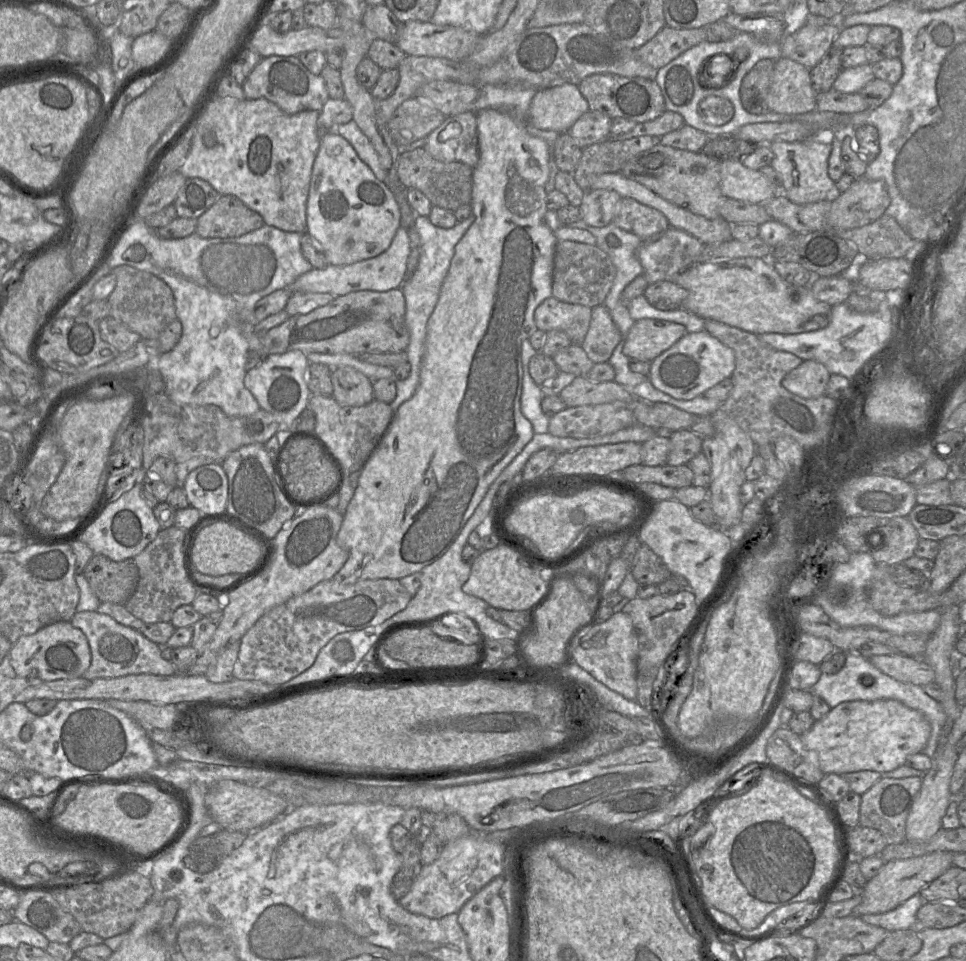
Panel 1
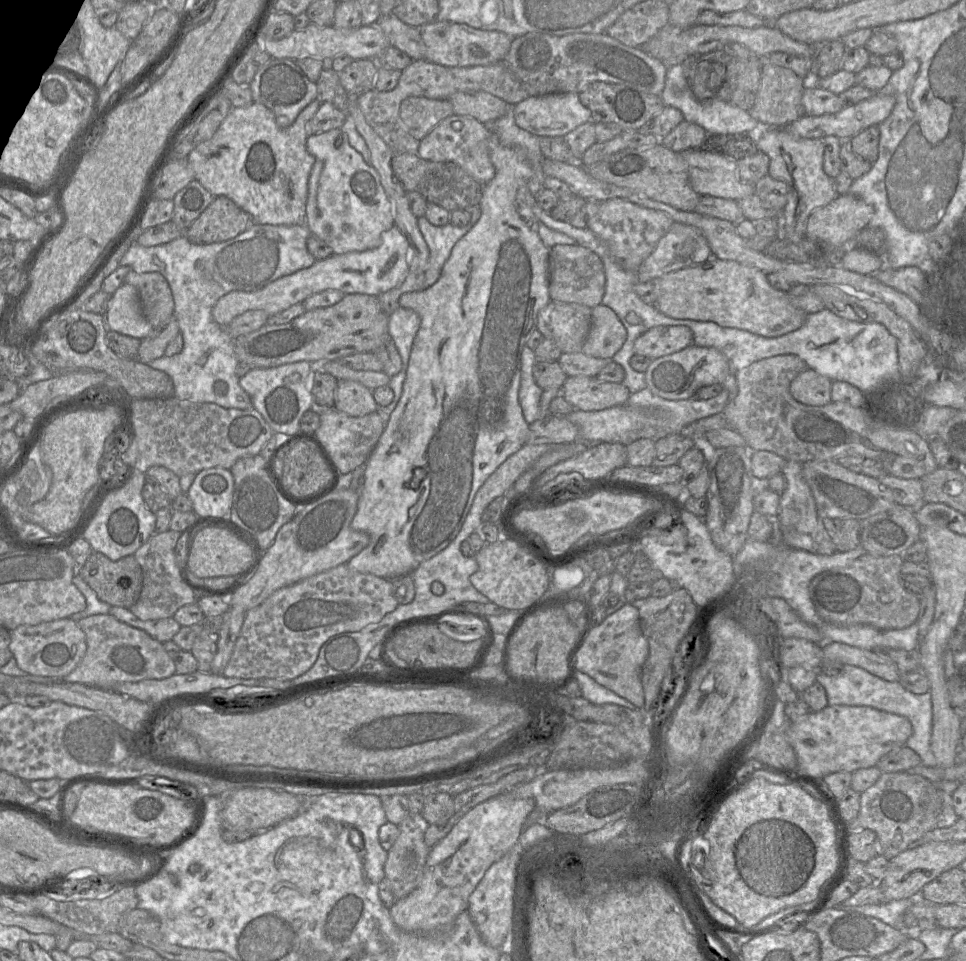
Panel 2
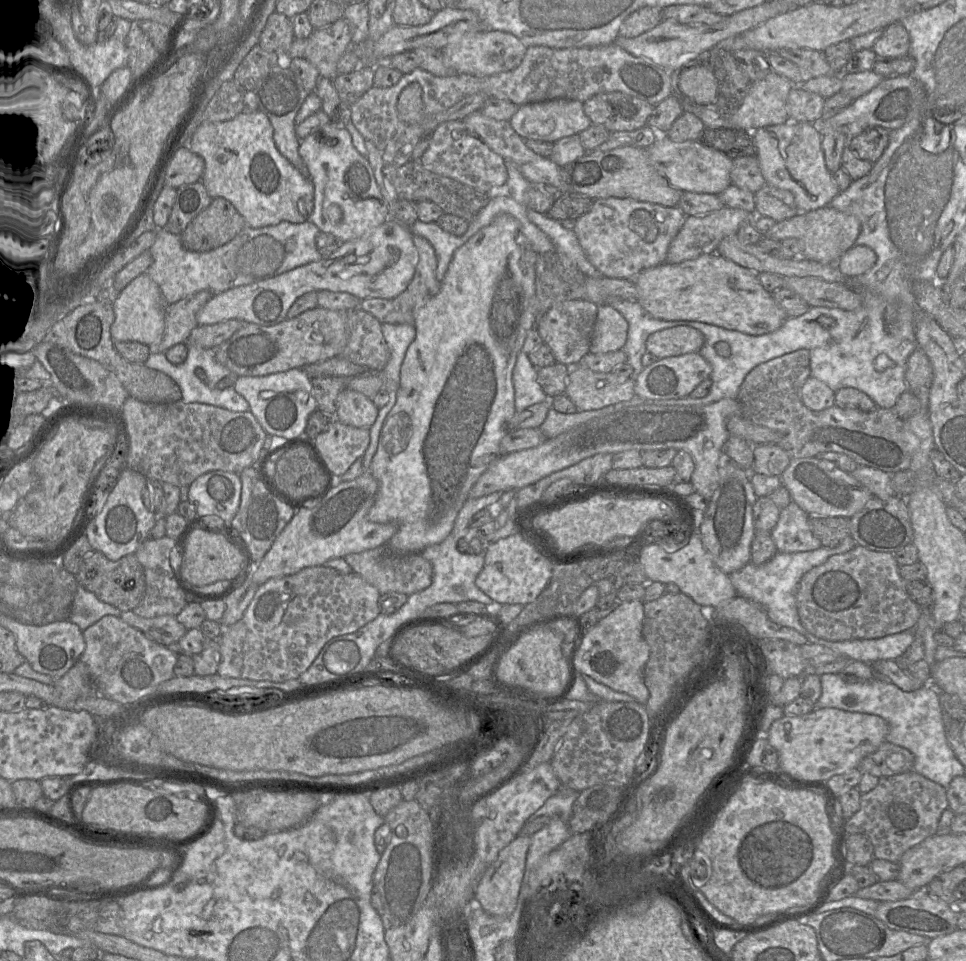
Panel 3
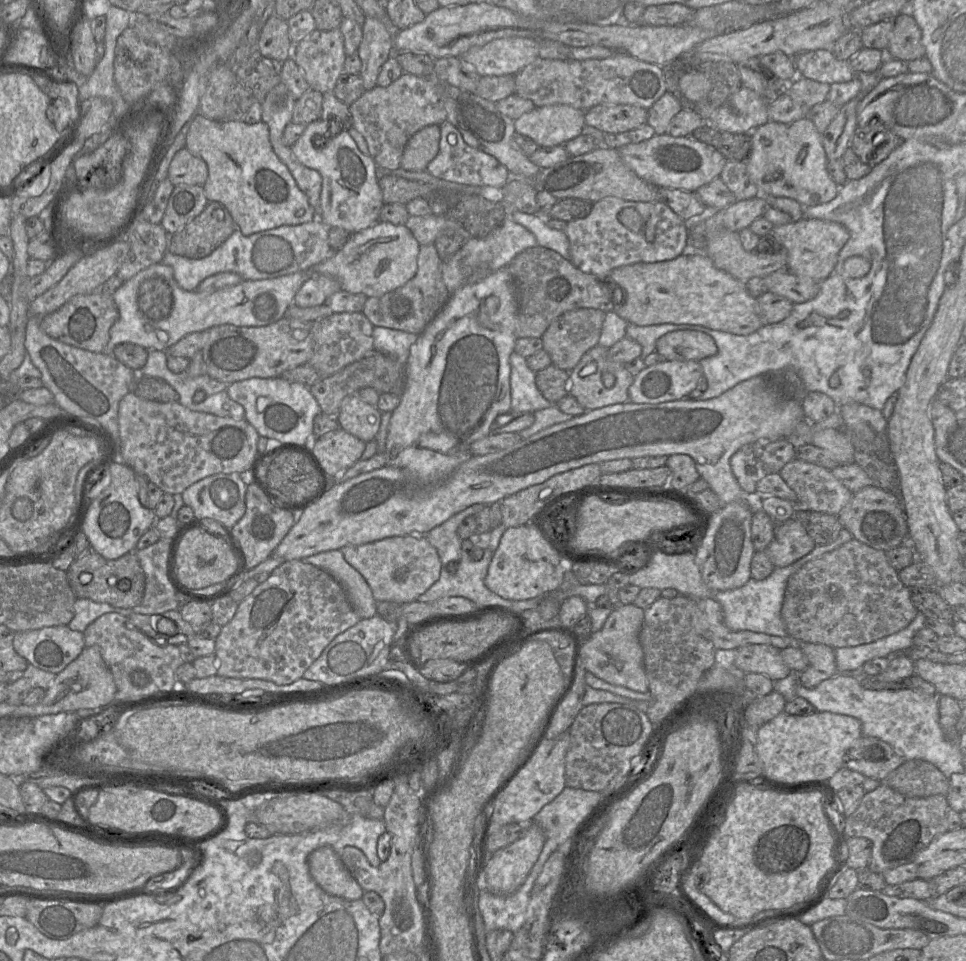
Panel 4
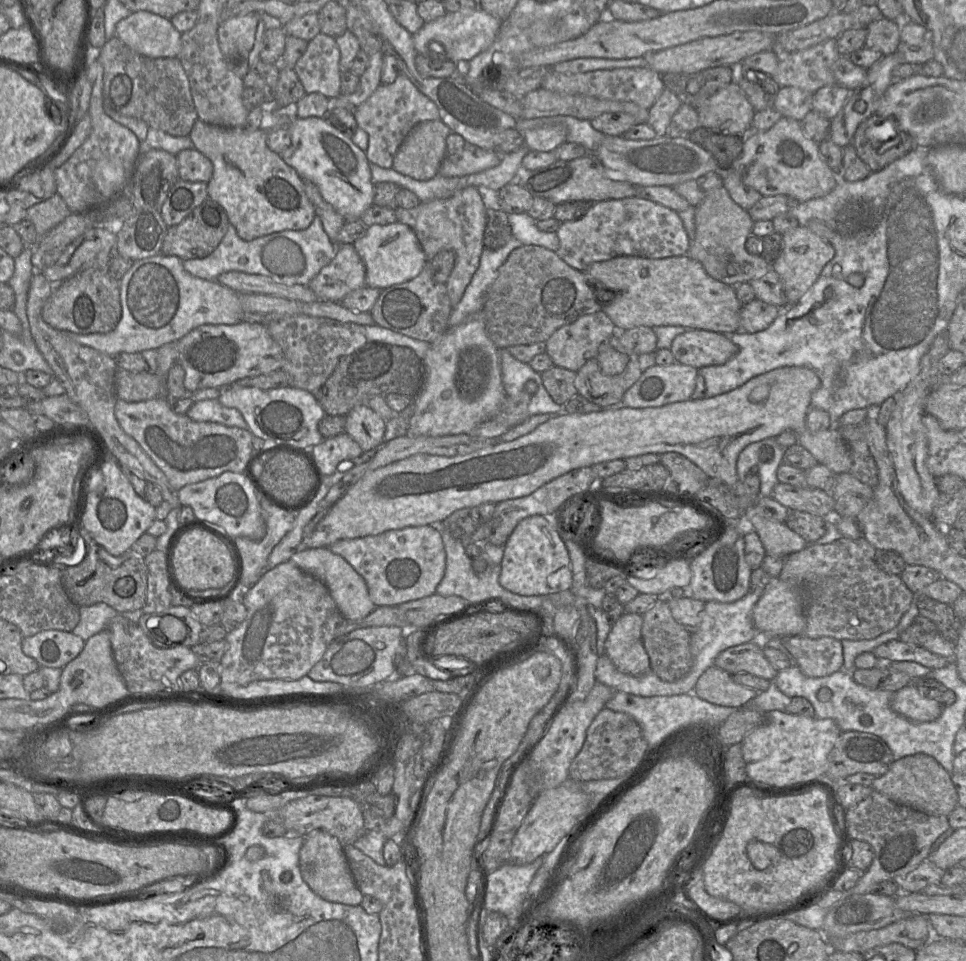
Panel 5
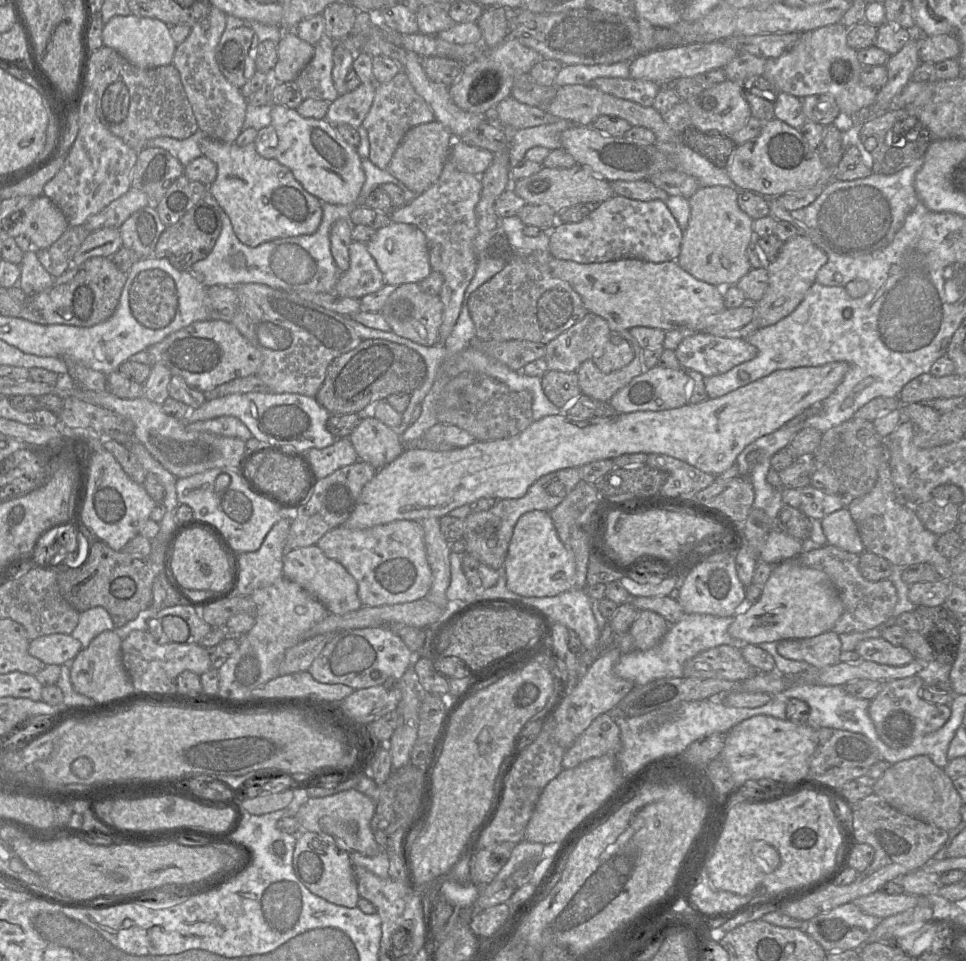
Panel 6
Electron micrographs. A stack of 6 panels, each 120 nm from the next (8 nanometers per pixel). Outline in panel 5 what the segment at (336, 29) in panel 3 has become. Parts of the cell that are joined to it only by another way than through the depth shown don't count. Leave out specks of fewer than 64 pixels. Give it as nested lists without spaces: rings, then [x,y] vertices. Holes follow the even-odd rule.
[[[319,33],[308,42],[304,54],[298,59],[293,70],[300,80],[305,93],[320,93],[328,99],[336,99],[340,89],[340,51],[335,38]]]

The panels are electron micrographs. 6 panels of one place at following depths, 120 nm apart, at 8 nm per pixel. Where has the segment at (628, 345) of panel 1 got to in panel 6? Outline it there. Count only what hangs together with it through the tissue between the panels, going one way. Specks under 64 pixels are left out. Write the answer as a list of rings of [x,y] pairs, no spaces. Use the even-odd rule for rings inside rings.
[[[696,331],[686,334],[675,353],[683,369],[711,377],[752,360],[758,350],[743,338],[725,338]]]

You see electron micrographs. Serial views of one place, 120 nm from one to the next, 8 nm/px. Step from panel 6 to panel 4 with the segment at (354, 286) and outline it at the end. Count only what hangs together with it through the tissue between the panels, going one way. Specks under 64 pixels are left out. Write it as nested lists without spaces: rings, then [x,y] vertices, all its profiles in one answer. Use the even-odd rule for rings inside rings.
[[[313,275],[302,284],[294,296],[293,304],[301,308],[322,305],[329,296],[338,291],[341,291],[341,285],[335,278]]]

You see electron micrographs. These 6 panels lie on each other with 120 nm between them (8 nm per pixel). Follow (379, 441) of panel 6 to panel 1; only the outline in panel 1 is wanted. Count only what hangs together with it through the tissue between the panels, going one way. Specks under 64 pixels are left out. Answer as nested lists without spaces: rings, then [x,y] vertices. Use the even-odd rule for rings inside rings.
[[[350,366],[331,369],[332,397],[342,406],[358,407],[374,399],[371,381]]]

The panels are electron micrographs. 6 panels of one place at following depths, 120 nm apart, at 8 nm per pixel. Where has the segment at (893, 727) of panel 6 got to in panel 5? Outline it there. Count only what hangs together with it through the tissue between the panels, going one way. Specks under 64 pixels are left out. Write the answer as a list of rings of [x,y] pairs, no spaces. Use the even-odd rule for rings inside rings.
[[[910,683],[894,692],[891,708],[899,715],[913,722],[931,722],[940,717],[943,705],[918,693],[917,687]]]

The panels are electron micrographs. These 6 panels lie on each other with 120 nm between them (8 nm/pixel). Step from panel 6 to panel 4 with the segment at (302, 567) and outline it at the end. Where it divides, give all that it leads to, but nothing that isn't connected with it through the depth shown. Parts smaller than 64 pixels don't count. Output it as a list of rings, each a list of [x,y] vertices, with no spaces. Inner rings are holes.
[[[340,549],[320,552],[301,559],[331,574],[344,588],[361,619],[376,615],[377,601],[363,576],[346,562]]]

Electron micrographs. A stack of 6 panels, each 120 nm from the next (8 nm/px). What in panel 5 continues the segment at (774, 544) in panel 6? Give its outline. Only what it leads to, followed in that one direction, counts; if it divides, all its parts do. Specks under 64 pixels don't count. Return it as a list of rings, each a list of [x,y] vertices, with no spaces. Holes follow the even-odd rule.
[[[755,505],[743,513],[743,525],[758,534],[766,555],[786,557],[804,549],[808,544],[784,522],[765,518],[756,512]]]

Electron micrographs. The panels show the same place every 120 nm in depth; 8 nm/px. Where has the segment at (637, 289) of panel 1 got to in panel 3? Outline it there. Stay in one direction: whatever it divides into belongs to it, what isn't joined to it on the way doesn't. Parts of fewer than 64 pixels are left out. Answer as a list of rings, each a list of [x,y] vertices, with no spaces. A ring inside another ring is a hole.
[[[726,206],[704,215],[686,216],[683,226],[669,245],[664,263],[677,264],[695,259],[702,254],[716,253],[722,239],[736,234],[744,223],[752,220],[752,216],[752,214],[743,209]]]

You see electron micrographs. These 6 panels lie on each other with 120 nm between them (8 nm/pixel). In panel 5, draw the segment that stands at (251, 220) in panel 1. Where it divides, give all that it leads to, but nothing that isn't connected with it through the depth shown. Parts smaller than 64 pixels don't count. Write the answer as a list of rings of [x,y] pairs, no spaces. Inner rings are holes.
[[[211,199],[196,207],[180,224],[168,227],[161,254],[176,256],[180,260],[201,259],[209,256],[222,241],[229,226],[225,210]]]

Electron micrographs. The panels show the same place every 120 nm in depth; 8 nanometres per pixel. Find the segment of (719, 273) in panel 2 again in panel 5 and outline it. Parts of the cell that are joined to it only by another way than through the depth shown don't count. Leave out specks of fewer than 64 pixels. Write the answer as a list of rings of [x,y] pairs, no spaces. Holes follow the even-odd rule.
[[[687,254],[659,259],[619,256],[611,260],[592,263],[584,273],[593,285],[603,290],[600,292],[596,289],[597,300],[603,306],[602,311],[619,331],[639,326],[650,328],[682,326],[723,334],[741,331],[740,310],[743,304],[738,300],[734,287],[709,276],[703,265]]]

